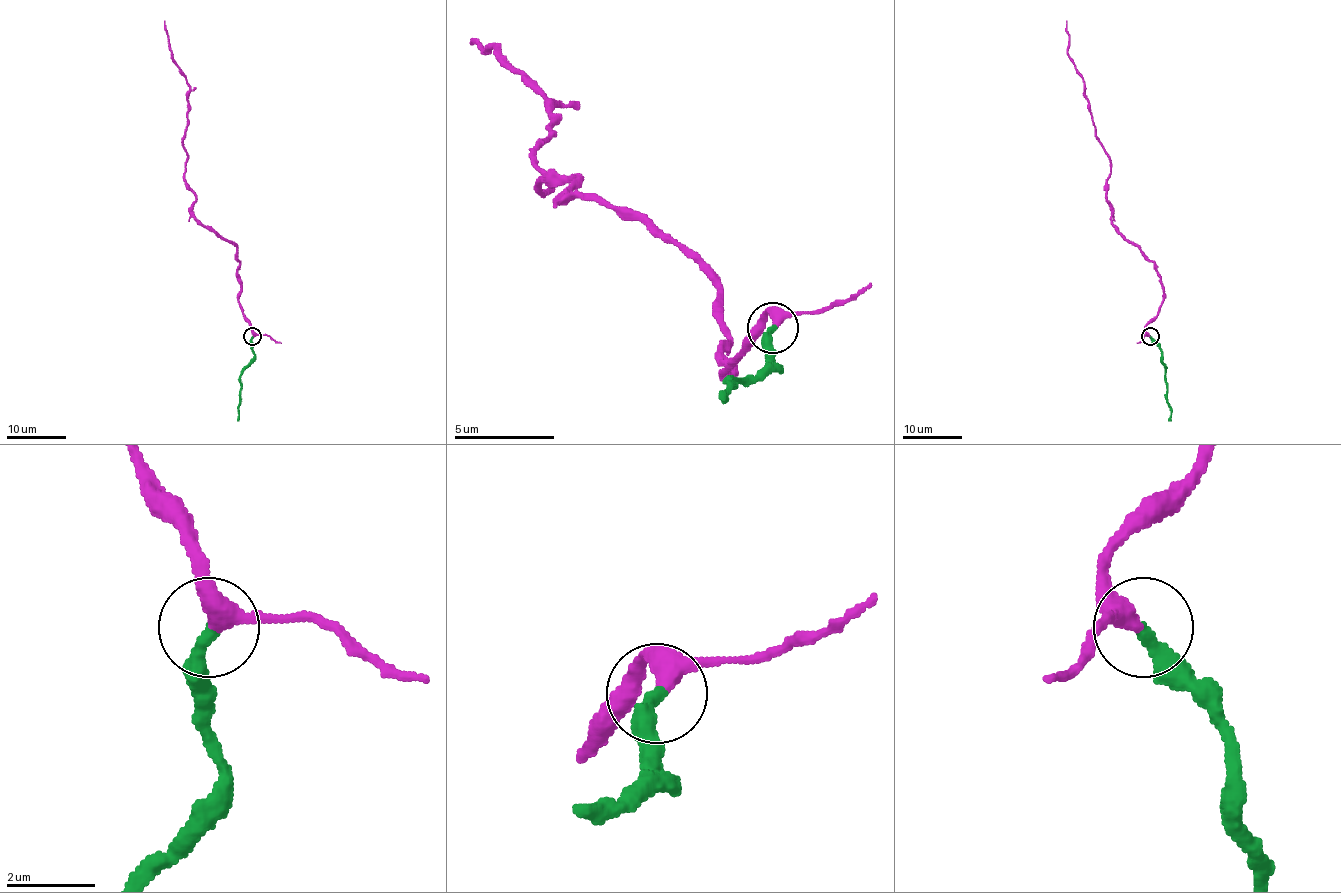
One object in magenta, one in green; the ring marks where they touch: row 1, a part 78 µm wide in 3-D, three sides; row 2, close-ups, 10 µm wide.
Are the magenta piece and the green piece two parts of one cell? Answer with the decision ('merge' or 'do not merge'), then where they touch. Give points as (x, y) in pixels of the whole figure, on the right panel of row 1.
merge; at (1150, 336)

